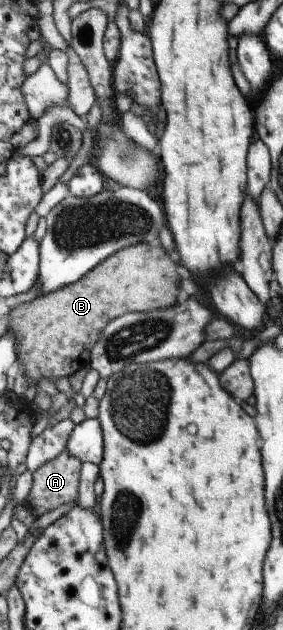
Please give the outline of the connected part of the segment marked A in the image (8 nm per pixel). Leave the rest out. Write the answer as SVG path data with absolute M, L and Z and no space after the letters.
M63 450L31 472L32 483L25 507L35 518L58 506L76 503L81 462Z

